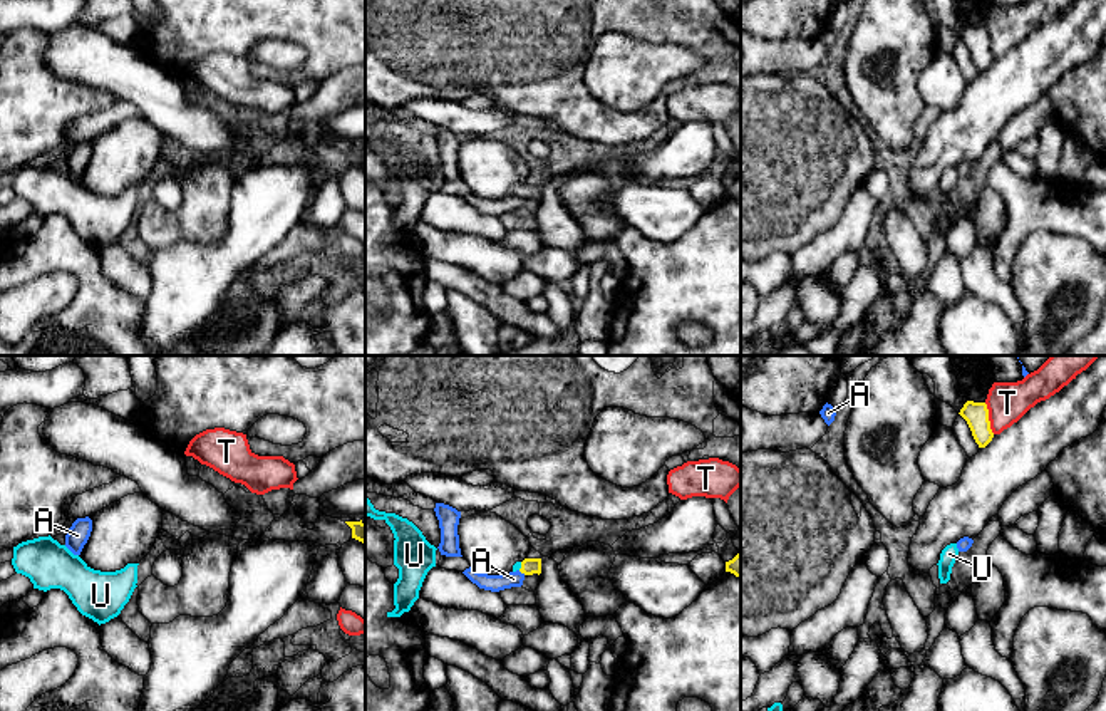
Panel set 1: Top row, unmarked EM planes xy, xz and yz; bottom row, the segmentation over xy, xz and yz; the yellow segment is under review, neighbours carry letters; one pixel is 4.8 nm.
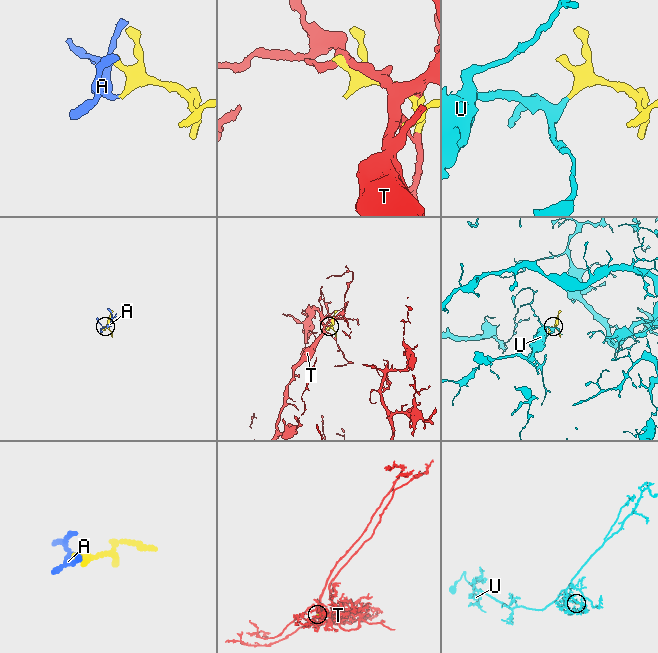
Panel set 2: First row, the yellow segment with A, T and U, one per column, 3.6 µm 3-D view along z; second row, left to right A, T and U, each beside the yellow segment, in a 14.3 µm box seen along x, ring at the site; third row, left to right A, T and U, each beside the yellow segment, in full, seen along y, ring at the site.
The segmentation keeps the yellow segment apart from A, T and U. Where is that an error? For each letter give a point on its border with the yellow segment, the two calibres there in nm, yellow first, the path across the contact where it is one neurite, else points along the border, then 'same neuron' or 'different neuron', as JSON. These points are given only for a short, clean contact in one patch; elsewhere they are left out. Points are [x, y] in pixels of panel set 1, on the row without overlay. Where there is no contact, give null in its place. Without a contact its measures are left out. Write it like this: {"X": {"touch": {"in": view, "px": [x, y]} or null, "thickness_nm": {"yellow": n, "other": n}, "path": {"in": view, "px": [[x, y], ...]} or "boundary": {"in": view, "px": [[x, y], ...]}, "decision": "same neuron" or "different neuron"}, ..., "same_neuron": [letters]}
{"A": {"touch": {"in": "xz", "px": [521, 197]}, "thickness_nm": {"yellow": 80, "other": 80}, "boundary": {"in": "xz", "px": [[518, 195], [525, 198]]}, "decision": "different neuron"}, "T": {"touch": {"in": "yz", "px": [987, 42]}, "thickness_nm": {"yellow": 120, "other": 190}, "decision": "different neuron"}, "U": {"touch": {"in": "xz", "px": [521, 190]}, "thickness_nm": {"yellow": 80, "other": 40}, "path": {"in": "xz", "px": [[528, 190], [521, 190], [516, 190]]}, "decision": "same neuron"}, "same_neuron": ["U"]}

